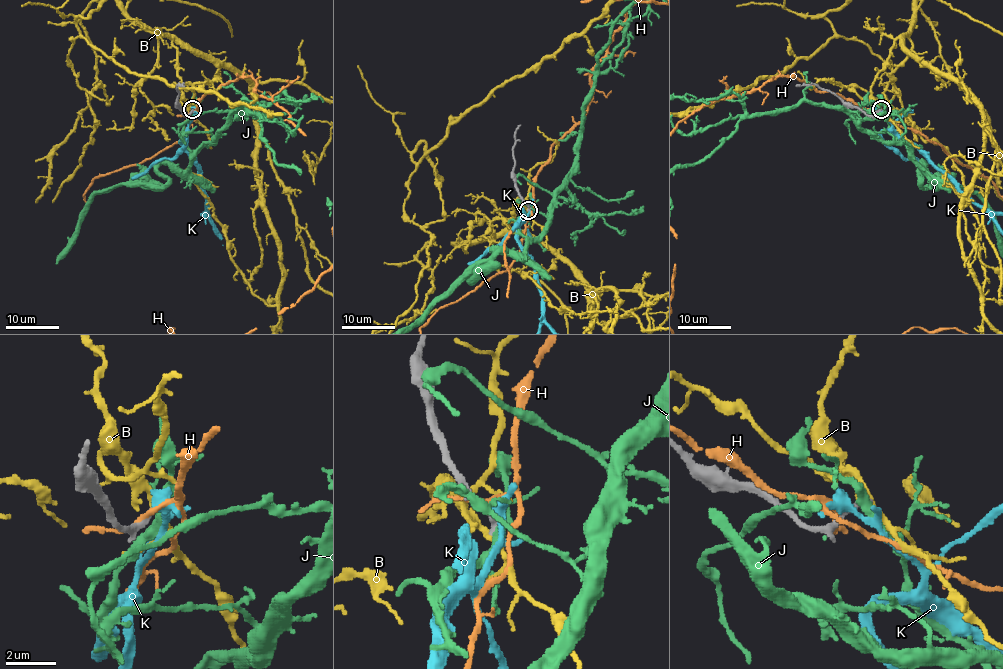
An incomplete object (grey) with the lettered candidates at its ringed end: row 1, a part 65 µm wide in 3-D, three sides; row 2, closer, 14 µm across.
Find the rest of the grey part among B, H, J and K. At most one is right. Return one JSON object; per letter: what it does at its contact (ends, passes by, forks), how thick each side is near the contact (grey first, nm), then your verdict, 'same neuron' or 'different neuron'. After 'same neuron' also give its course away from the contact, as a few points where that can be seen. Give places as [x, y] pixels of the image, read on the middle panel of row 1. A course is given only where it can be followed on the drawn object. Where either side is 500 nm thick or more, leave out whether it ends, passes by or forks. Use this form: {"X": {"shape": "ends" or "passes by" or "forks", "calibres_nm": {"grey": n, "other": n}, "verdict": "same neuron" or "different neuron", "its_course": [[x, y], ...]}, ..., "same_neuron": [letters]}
{"B": {"shape": "passes by", "calibres_nm": {"grey": 260, "other": 240}, "verdict": "different neuron"}, "H": {"shape": "passes by", "calibres_nm": {"grey": 260, "other": 150}, "verdict": "different neuron"}, "J": {"shape": "passes by", "calibres_nm": {"grey": 280, "other": 380}, "verdict": "different neuron"}, "K": {"shape": "passes by", "calibres_nm": {"grey": 320, "other": 400}, "verdict": "different neuron"}, "same_neuron": []}

